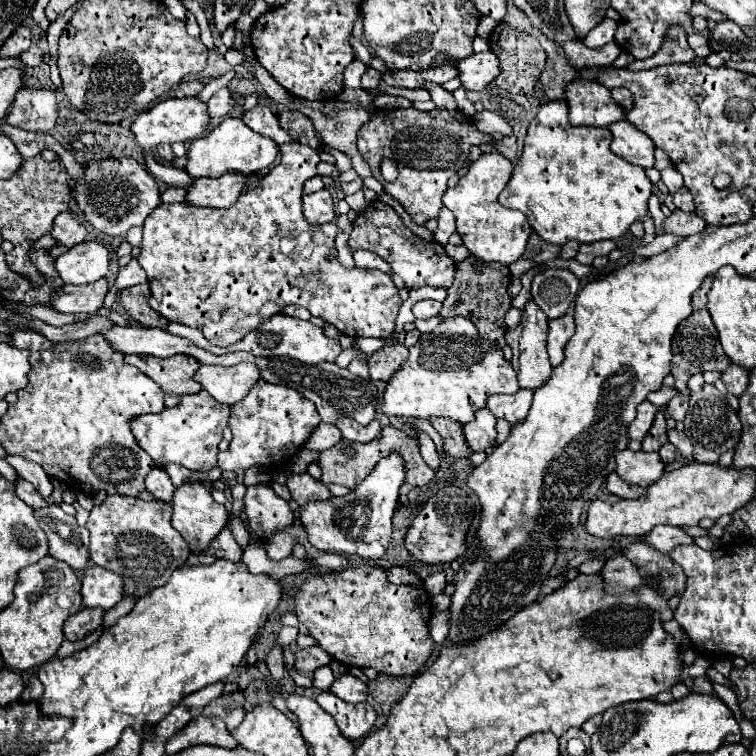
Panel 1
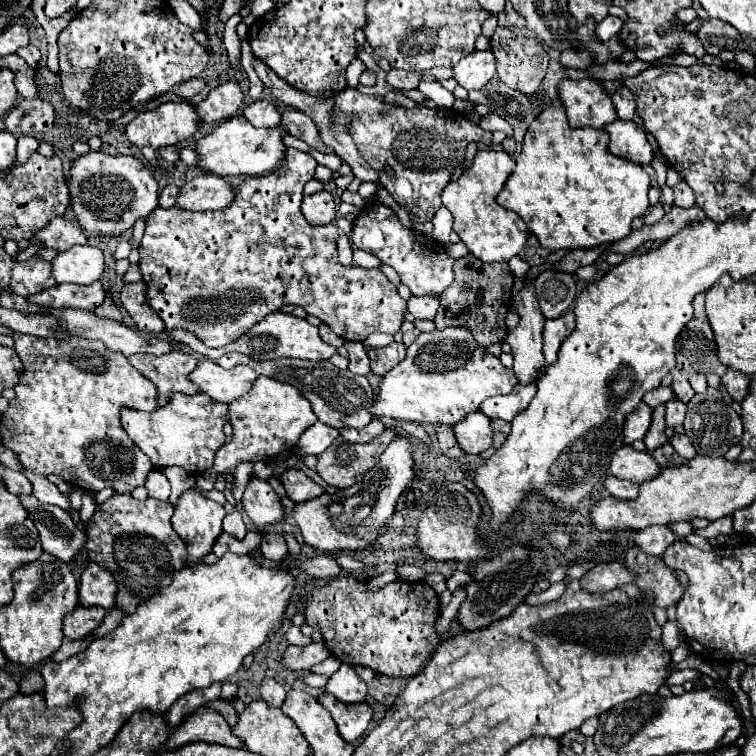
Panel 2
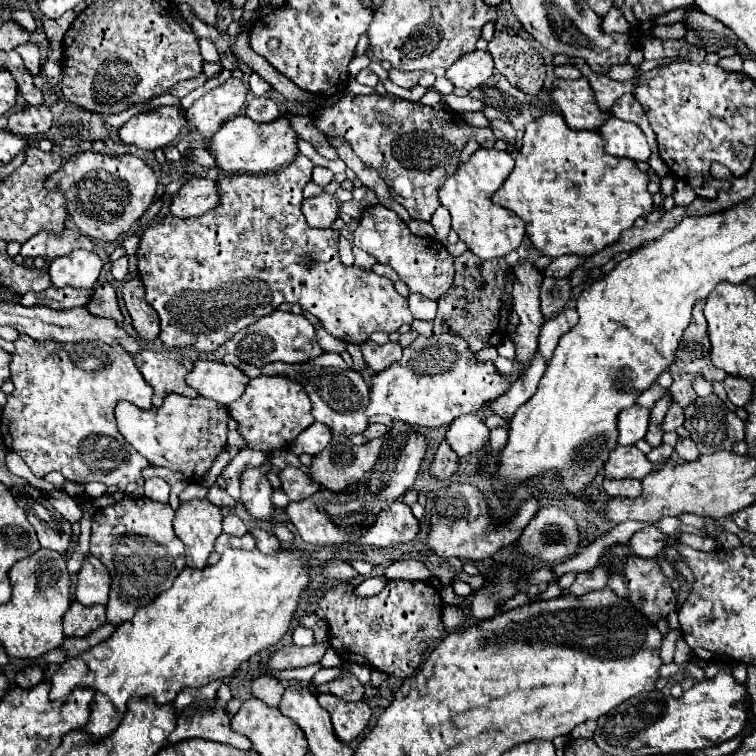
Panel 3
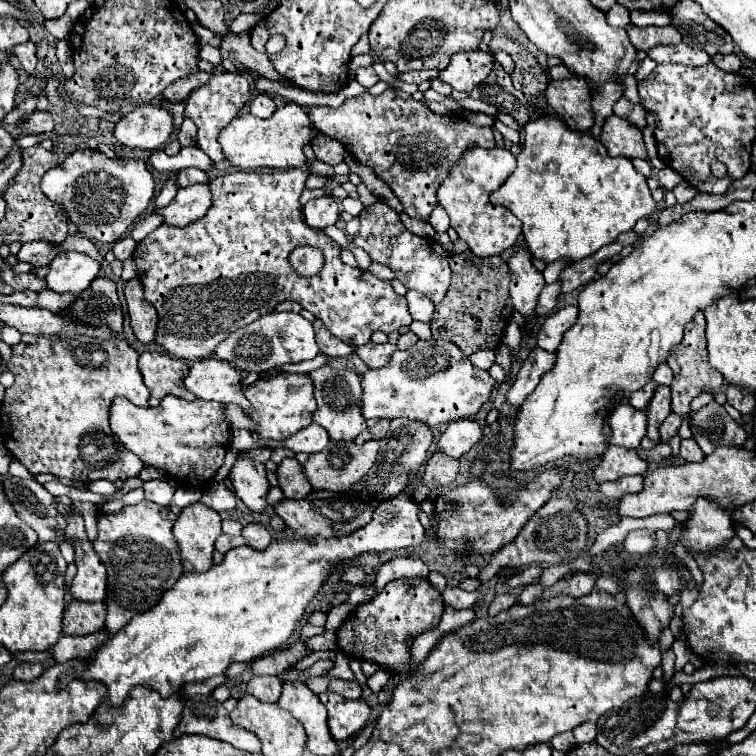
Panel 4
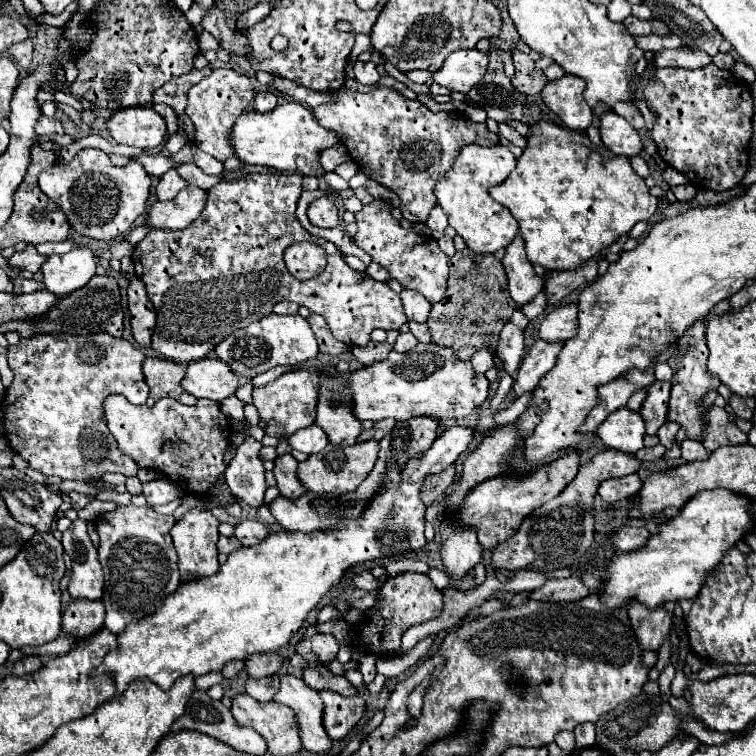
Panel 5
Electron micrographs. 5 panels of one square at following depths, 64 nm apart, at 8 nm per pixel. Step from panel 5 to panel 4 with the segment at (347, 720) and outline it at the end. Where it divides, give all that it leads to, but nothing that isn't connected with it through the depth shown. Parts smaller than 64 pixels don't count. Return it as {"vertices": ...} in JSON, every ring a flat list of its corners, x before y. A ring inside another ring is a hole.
{"vertices":[[322,692,318,698,328,710,328,728,332,738,338,742,356,734,370,718,370,708,362,698,344,700,334,692]]}

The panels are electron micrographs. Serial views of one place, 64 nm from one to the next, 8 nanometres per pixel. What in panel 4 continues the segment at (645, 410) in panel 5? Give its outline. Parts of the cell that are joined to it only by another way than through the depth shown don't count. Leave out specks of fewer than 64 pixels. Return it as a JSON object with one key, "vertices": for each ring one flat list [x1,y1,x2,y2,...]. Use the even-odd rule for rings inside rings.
{"vertices":[[658,386,648,408,646,408,646,416,648,416,648,432,646,436,650,440,660,440,658,436,658,428,664,422,664,418,668,418,670,414,670,388,668,386]]}

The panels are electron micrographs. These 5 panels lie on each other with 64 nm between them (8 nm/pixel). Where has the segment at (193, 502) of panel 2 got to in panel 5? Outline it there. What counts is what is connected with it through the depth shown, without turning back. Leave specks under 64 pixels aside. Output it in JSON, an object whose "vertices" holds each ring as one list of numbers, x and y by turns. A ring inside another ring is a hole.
{"vertices":[[190,510,184,514,182,520,178,520,170,536,174,540,174,548,178,552,178,570,180,570,180,582,190,582,194,578,206,578,218,572,218,550,216,550,216,540,218,540,218,526,220,522,208,512,208,510]]}

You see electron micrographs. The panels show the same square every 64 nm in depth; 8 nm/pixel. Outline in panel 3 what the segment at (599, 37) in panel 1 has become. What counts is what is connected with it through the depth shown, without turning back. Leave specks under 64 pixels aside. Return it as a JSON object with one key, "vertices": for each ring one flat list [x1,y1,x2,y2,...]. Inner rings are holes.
{"vertices":[[612,6,610,12,604,16,604,20,602,20,602,28,604,28,606,32,626,32,626,34,632,30,630,24,626,22,622,10,616,8,616,6]]}

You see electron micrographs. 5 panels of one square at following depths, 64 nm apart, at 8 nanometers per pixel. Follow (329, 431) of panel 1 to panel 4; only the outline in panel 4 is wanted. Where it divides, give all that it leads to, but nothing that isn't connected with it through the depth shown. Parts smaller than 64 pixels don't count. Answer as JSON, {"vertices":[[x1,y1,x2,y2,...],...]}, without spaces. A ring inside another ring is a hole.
{"vertices":[[310,424,308,428,296,432,294,436,290,436,288,440,282,442,262,439,257,443,258,447,269,447,271,449,286,447,292,452,306,452,306,454,316,454,320,452,324,446,328,444,328,432,324,428,320,428,318,424]]}

